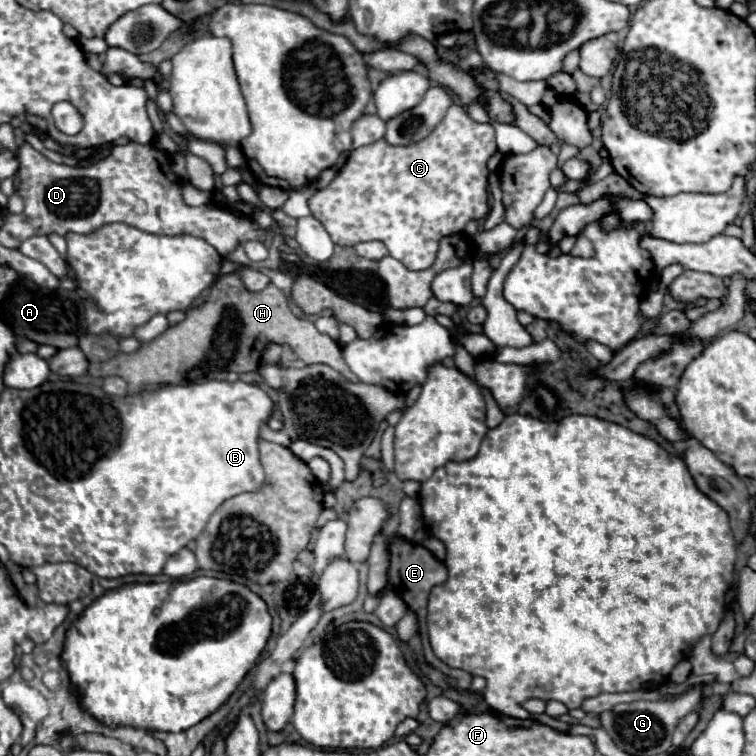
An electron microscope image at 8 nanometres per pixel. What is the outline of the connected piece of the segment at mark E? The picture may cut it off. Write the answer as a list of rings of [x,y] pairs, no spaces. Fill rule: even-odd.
[[[394,514],[388,518],[388,522],[384,524],[382,528],[382,534],[386,538],[386,546],[388,546],[388,554],[390,554],[390,566],[388,566],[388,584],[390,588],[408,604],[408,608],[416,614],[418,618],[418,626],[420,626],[420,638],[422,638],[422,650],[424,650],[424,658],[430,666],[434,666],[436,670],[440,670],[442,674],[446,676],[452,676],[460,682],[460,688],[462,690],[468,690],[470,688],[470,682],[472,682],[472,676],[464,670],[456,670],[456,668],[450,668],[446,666],[444,662],[440,662],[432,648],[430,648],[430,642],[428,642],[428,634],[426,634],[426,602],[428,602],[428,592],[432,586],[436,584],[442,584],[446,580],[446,566],[434,558],[432,552],[428,552],[424,546],[420,544],[414,544],[402,536],[398,536],[398,526],[400,526],[400,518]]]

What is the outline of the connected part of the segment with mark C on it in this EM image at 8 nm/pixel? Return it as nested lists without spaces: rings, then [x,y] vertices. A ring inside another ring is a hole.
[[[450,106],[448,112],[446,112],[446,116],[444,116],[444,120],[430,132],[430,136],[426,136],[418,144],[412,144],[412,146],[390,146],[386,140],[378,140],[374,144],[368,144],[368,146],[362,146],[362,148],[354,150],[350,154],[350,158],[346,160],[346,164],[342,166],[342,170],[338,172],[338,176],[334,178],[334,182],[328,188],[318,190],[310,198],[308,206],[310,206],[312,214],[314,214],[314,218],[318,218],[324,224],[324,228],[332,236],[334,244],[356,246],[358,242],[366,242],[366,240],[380,240],[380,242],[386,244],[390,256],[396,258],[396,260],[400,260],[408,270],[426,270],[426,268],[430,268],[434,264],[434,258],[438,254],[438,244],[440,244],[442,236],[450,236],[450,234],[462,232],[468,220],[472,220],[472,218],[480,220],[480,218],[484,218],[488,214],[490,208],[488,208],[488,192],[486,192],[486,188],[488,188],[488,166],[486,166],[486,162],[488,162],[488,158],[494,152],[496,152],[496,142],[494,142],[494,130],[492,130],[492,126],[490,124],[478,124],[478,122],[474,122],[466,114],[466,110],[462,106]]]

